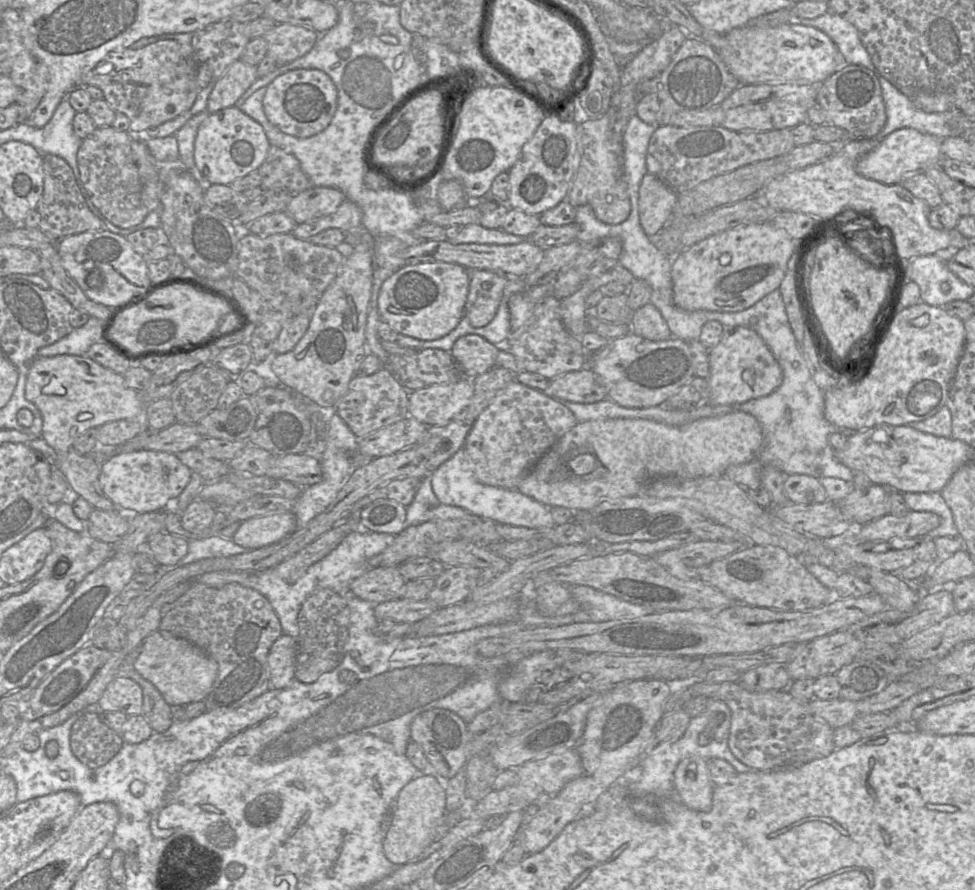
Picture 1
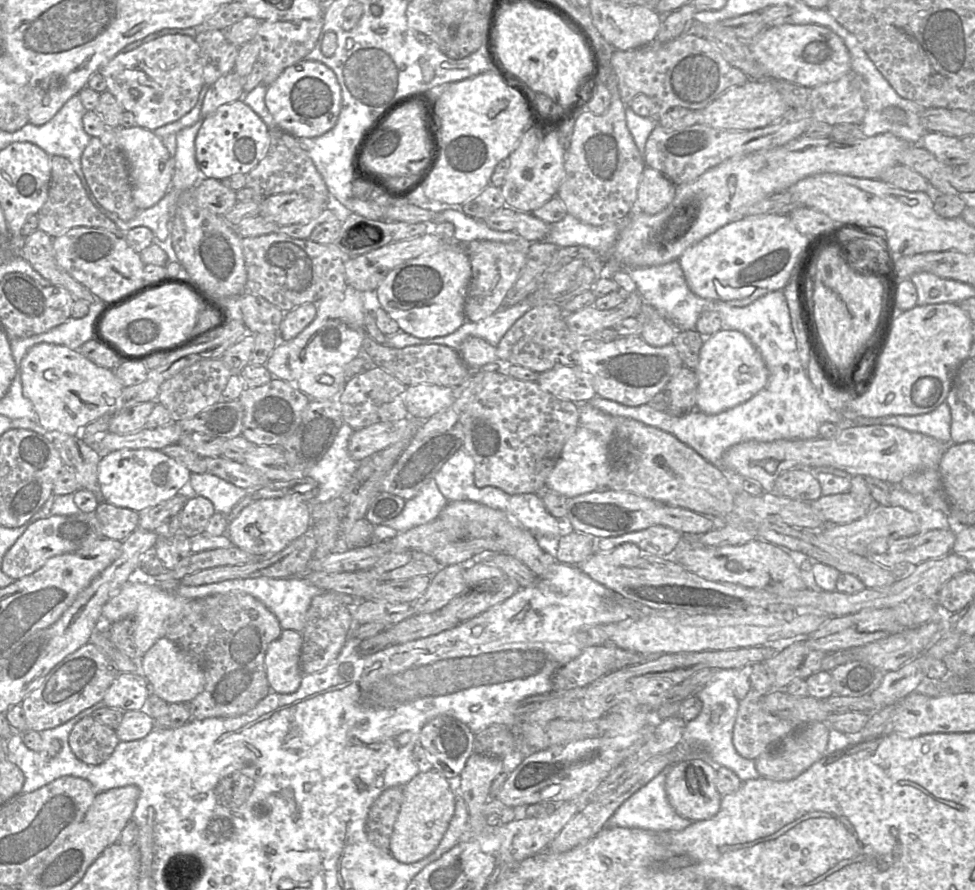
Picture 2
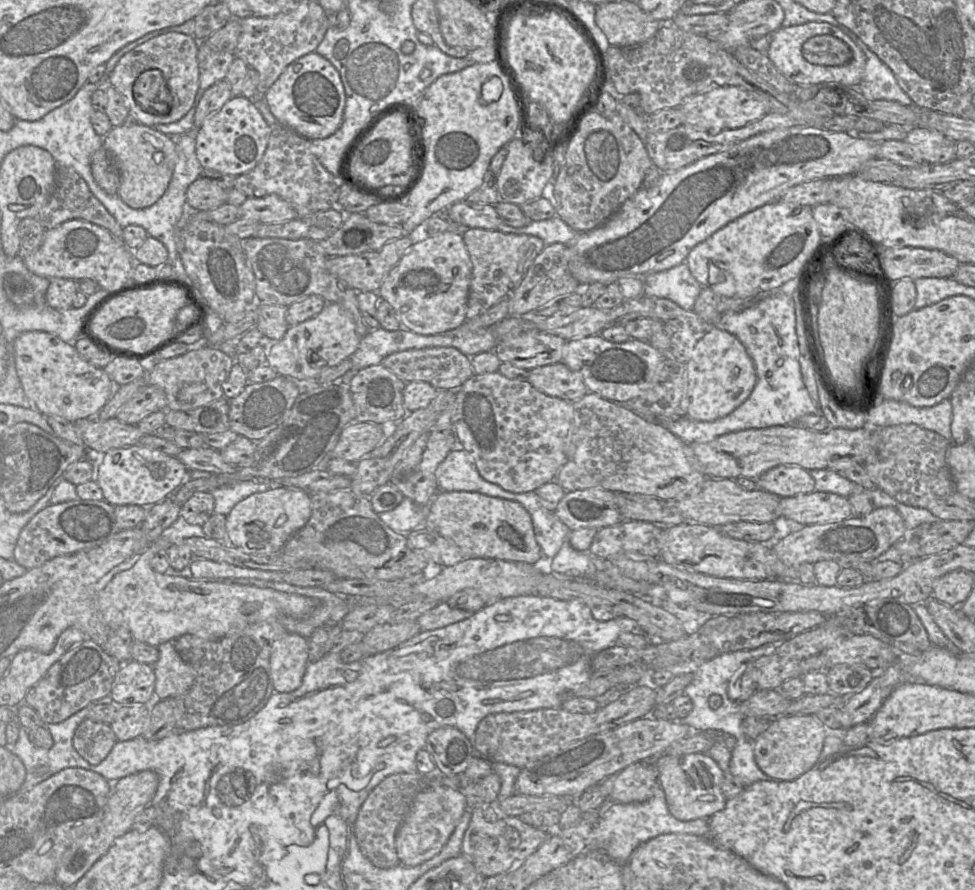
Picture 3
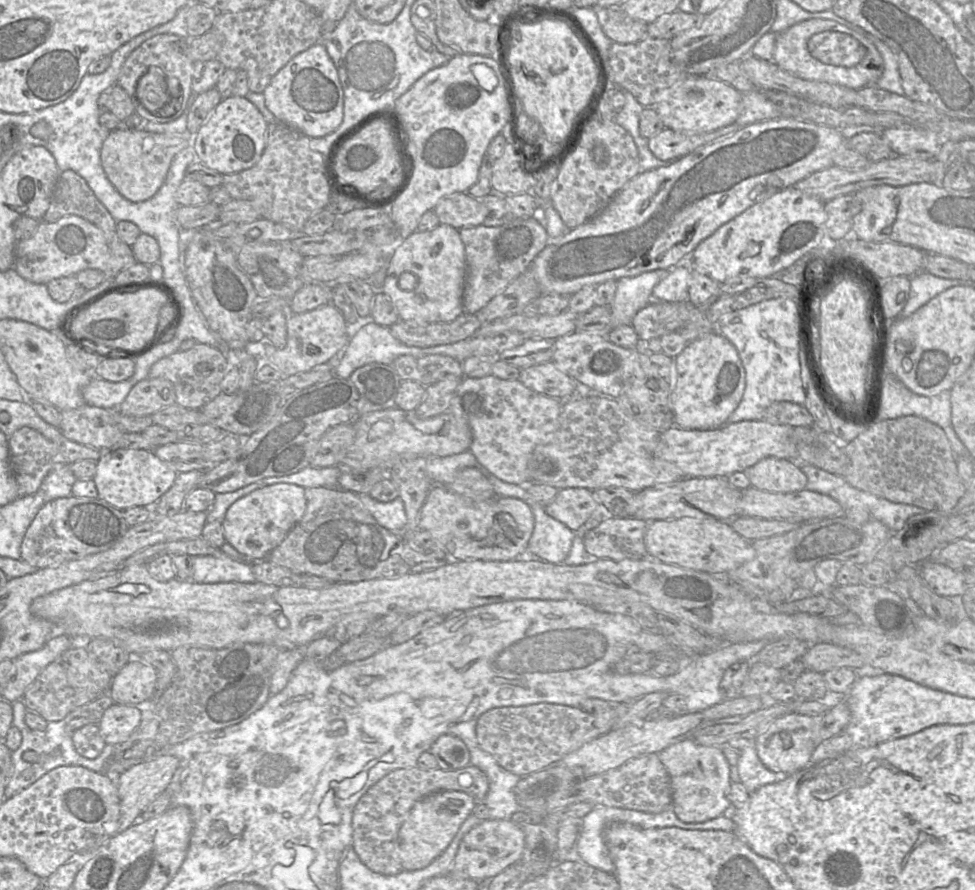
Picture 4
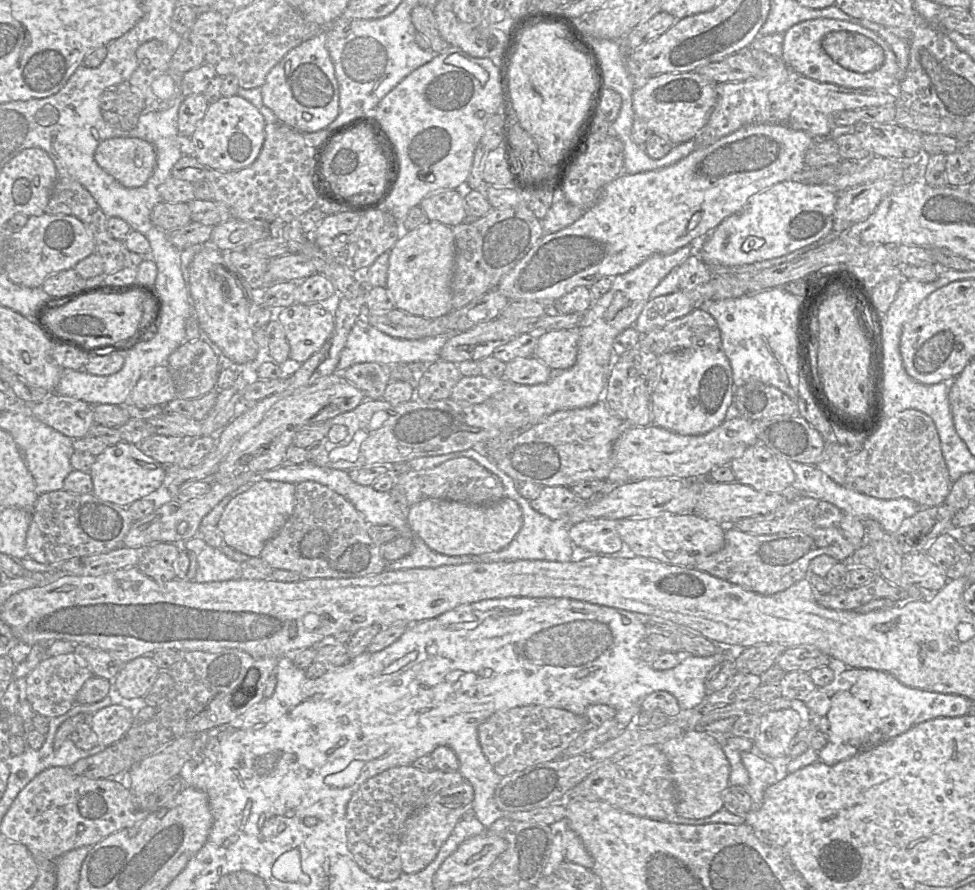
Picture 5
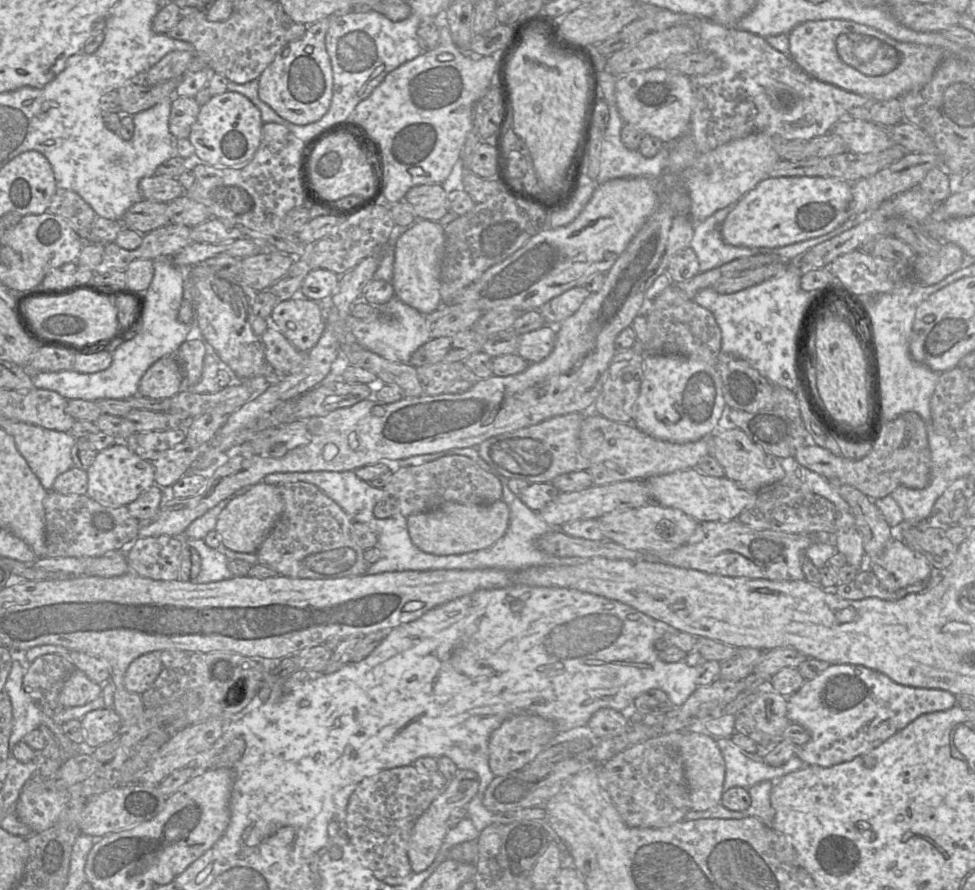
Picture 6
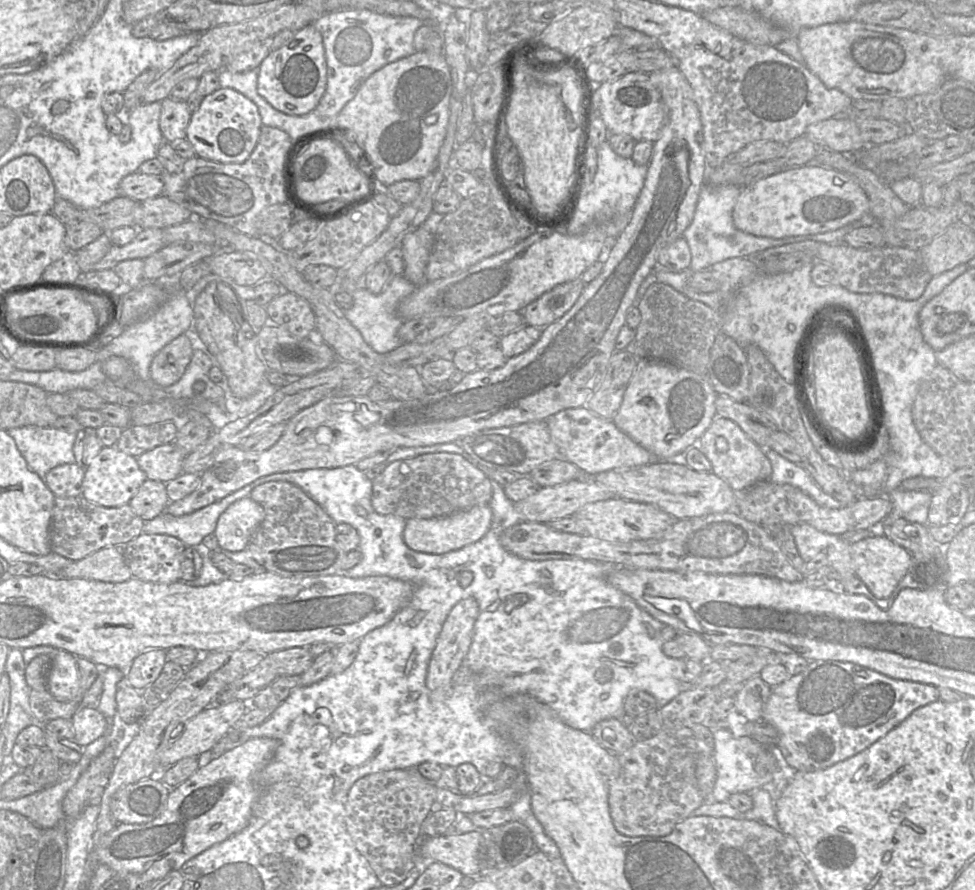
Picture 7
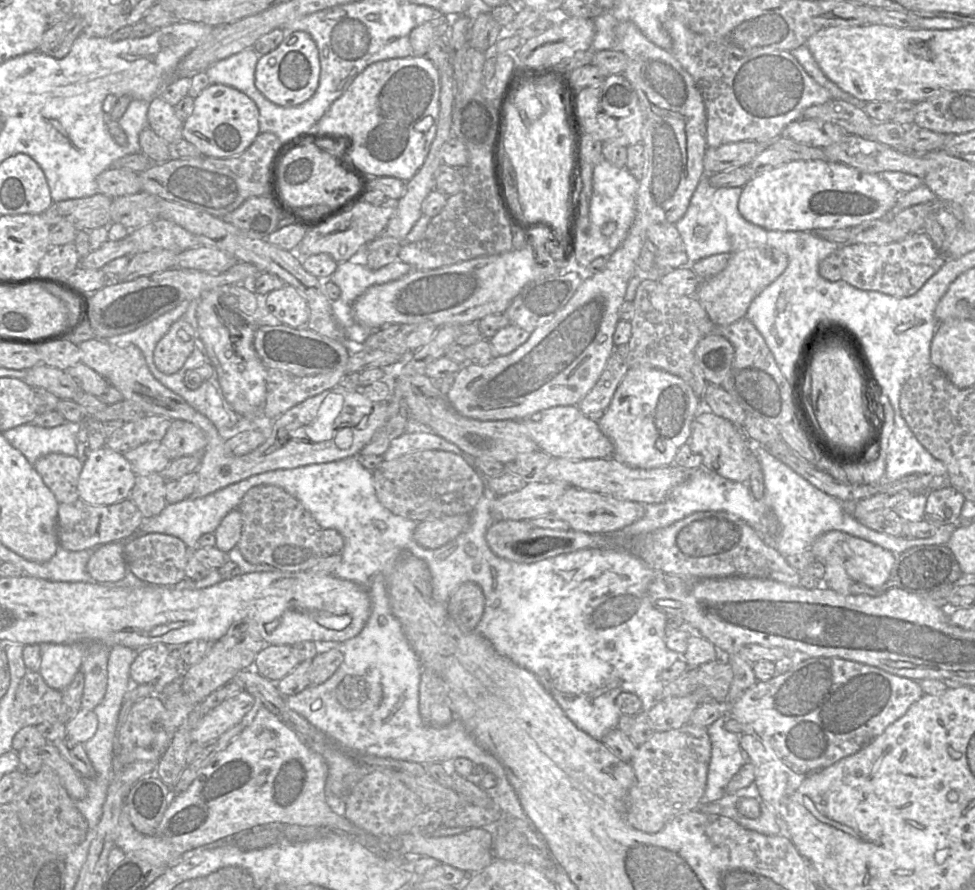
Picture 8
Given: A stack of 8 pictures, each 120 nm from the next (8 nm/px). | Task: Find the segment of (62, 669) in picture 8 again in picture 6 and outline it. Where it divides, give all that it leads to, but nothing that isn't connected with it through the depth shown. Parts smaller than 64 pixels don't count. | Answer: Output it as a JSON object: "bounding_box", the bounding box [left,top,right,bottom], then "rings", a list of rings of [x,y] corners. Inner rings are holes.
{"bounding_box":[58,669,101,708],"rings":[[[74,669],[66,680],[58,700],[61,708],[69,708],[92,702],[101,694],[101,684],[89,679],[84,672]]]}

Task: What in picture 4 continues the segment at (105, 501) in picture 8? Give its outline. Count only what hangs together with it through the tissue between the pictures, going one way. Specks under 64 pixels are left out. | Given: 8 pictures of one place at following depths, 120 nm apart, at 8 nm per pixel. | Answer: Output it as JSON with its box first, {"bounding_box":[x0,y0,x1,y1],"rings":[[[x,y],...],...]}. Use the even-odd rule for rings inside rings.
{"bounding_box":[93,448,178,511],"rings":[[[120,448],[102,453],[97,461],[93,480],[98,491],[98,498],[124,511],[158,501],[171,488],[178,474],[160,460],[153,451]]]}

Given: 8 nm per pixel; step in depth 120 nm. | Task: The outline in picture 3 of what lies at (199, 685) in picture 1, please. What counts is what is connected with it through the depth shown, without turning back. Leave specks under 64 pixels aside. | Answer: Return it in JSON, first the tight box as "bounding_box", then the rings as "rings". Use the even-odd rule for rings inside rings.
{"bounding_box":[153,642,195,700],"rings":[[[172,642],[162,643],[157,648],[159,658],[153,665],[155,698],[165,700],[186,694],[195,681],[195,671],[182,660]]]}

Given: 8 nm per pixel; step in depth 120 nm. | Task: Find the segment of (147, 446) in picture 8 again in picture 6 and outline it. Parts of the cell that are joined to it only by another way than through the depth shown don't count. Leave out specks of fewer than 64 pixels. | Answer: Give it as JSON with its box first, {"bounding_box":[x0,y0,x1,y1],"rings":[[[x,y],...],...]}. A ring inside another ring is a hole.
{"bounding_box":[150,440,204,487],"rings":[[[185,440],[150,461],[154,467],[155,484],[159,487],[172,487],[189,472],[204,446],[195,441]]]}

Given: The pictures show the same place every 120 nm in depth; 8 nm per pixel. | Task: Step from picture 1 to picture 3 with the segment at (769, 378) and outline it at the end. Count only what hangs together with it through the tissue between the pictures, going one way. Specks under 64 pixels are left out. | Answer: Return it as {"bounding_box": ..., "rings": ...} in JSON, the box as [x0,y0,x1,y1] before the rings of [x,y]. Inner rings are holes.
{"bounding_box":[685,326,757,421],"rings":[[[712,326],[699,335],[690,360],[686,363],[687,390],[685,416],[698,421],[715,421],[739,407],[752,393],[757,382],[754,363],[740,340],[721,326]]]}

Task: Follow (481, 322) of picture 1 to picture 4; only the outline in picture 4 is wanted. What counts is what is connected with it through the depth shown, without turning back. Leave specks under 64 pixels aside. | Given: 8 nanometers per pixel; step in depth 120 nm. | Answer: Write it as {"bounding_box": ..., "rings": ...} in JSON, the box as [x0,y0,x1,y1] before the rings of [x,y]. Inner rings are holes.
{"bounding_box":[459,218,549,314],"rings":[[[511,218],[501,226],[484,225],[459,230],[466,255],[466,280],[463,292],[463,313],[475,314],[518,276],[524,273],[535,257],[546,247],[549,237],[542,223],[534,218]]]}

